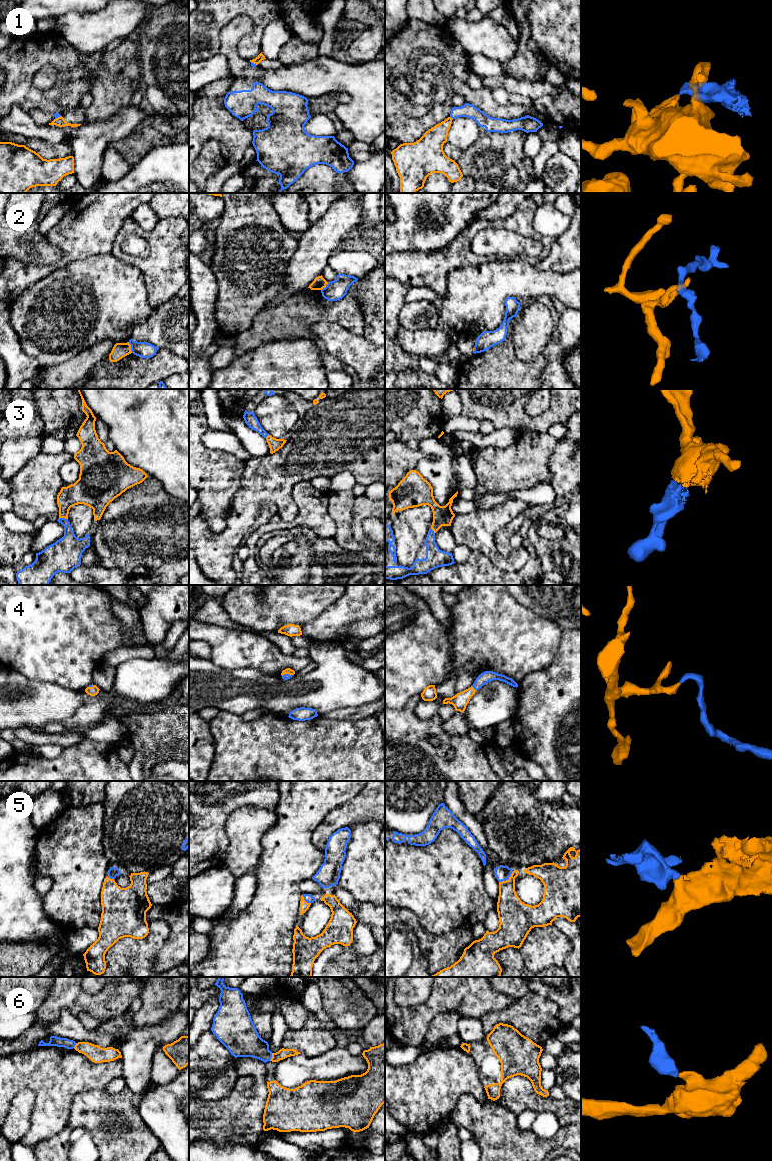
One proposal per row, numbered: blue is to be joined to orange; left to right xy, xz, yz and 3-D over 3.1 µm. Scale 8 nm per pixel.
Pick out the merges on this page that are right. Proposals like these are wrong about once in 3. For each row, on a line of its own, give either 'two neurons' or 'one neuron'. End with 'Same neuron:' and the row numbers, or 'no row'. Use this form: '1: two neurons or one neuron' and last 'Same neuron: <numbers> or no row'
1: two neurons
2: two neurons
3: one neuron
4: one neuron
5: one neuron
6: two neurons
Same neuron: 3, 4, 5

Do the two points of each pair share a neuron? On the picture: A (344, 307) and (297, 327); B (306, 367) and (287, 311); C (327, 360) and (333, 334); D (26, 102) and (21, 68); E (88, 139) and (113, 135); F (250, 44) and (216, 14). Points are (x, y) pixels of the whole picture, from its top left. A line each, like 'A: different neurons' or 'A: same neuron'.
A: same neuron
B: different neurons
C: different neurons
D: same neuron
E: same neuron
F: same neuron

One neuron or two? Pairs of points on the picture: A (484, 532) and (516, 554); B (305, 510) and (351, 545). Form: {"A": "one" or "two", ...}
{"A": "one", "B": "two"}

